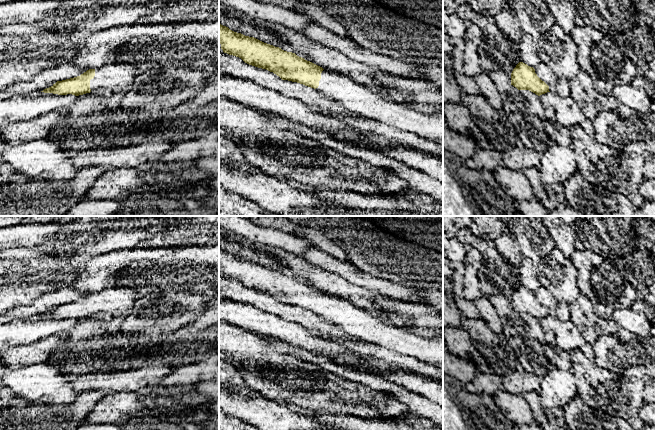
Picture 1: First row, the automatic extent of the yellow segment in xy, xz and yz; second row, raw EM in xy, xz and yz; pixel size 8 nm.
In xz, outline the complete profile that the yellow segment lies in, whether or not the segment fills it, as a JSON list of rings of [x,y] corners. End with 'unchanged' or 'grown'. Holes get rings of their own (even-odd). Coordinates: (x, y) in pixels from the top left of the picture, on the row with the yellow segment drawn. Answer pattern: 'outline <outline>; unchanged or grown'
outline [[[221,24],[219,43],[224,53],[239,57],[249,65],[273,72],[282,80],[314,88],[352,113],[422,138],[443,141],[443,117],[438,114],[432,114],[430,111],[417,112],[408,109],[404,104],[385,101],[348,75],[323,69],[295,53],[234,32]]]; grown

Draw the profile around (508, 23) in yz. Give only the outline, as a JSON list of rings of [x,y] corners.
[[[503,9],[494,18],[502,33],[516,46],[524,35],[521,23],[514,13]]]

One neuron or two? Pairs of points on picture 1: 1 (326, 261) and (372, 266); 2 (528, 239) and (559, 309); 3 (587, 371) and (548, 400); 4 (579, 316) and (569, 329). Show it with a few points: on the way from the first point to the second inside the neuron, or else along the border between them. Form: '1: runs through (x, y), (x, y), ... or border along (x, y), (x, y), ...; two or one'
1: border along (347, 260), (360, 269), (374, 275); two
2: border along (541, 285), (557, 300), (568, 304); two
3: border along (570, 370), (575, 377), (578, 395); two
4: border along (569, 319), (587, 342); two

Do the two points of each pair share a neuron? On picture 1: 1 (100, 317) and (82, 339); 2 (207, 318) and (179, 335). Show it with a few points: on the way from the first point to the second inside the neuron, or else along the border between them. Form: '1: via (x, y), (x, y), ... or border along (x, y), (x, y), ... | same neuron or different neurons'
1: via (98, 322), (87, 334) | same neuron
2: via (200, 324), (186, 331) | same neuron

